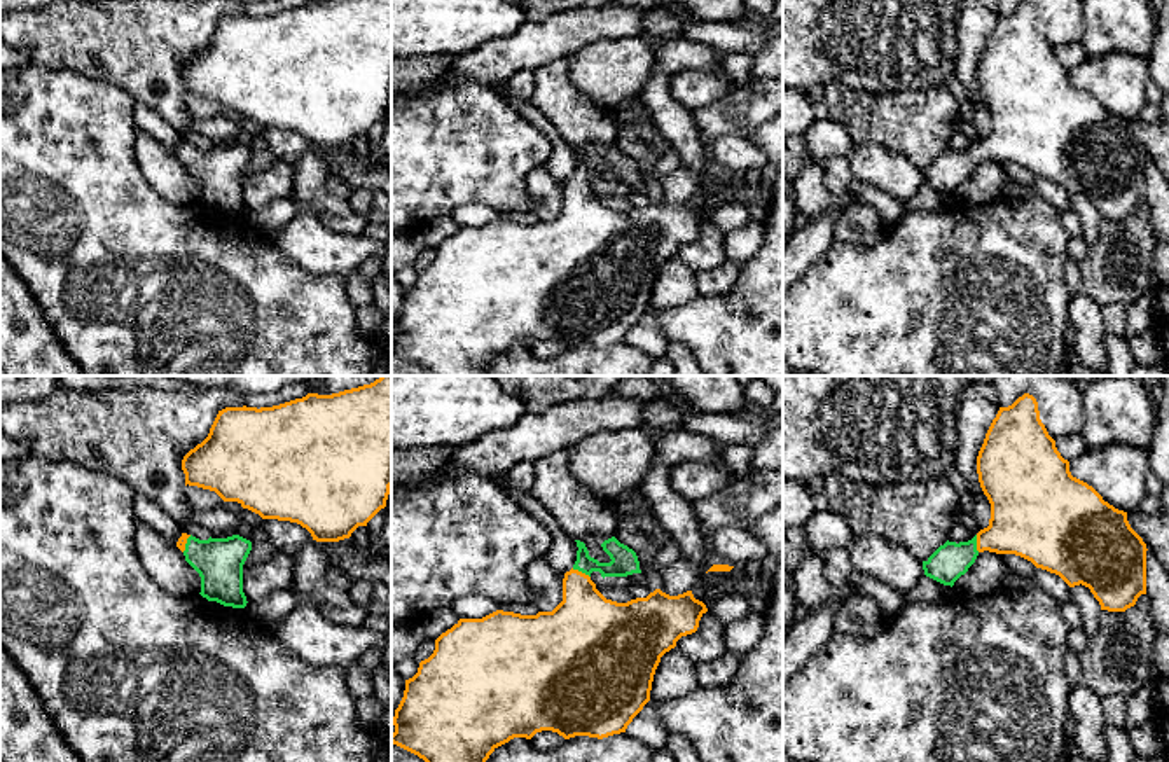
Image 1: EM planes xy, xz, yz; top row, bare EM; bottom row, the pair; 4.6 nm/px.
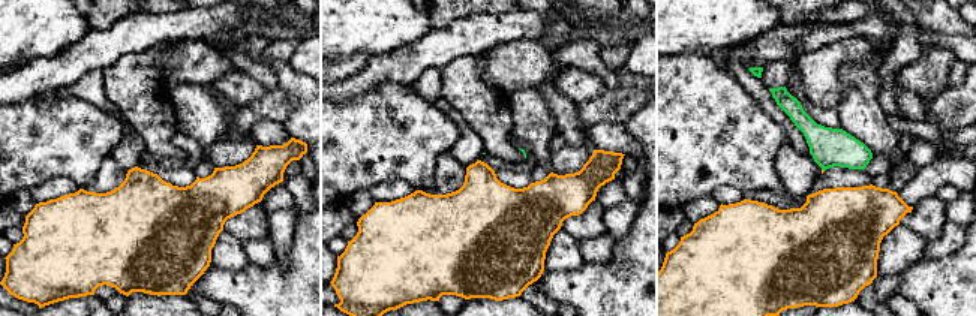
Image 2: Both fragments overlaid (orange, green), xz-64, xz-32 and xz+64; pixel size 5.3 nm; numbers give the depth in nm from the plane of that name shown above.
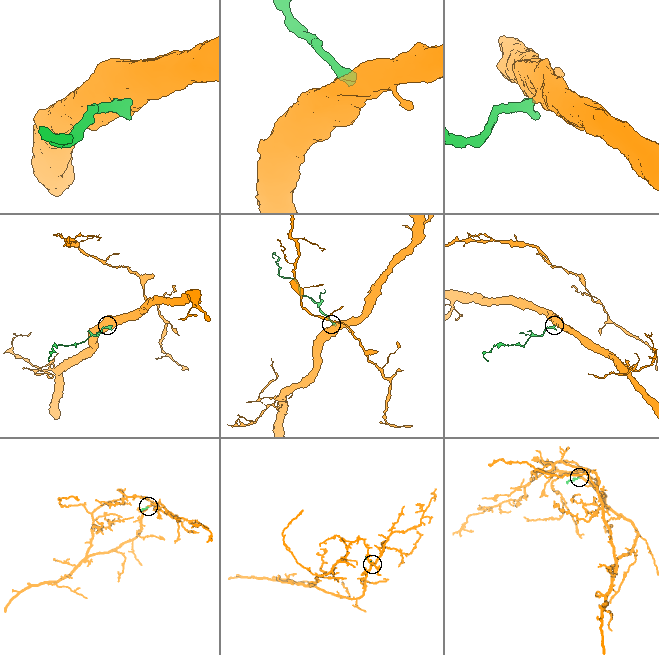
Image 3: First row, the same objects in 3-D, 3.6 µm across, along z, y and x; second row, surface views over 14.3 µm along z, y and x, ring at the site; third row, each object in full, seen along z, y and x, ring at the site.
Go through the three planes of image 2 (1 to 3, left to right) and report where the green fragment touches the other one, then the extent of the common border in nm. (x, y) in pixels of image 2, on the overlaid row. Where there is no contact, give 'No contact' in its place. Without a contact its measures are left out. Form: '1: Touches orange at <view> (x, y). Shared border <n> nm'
1: No contact
2: No contact
3: No contact

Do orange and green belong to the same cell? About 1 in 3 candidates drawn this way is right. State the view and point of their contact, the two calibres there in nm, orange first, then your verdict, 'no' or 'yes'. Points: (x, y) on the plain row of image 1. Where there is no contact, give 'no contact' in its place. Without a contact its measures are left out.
xz (581, 180) | 320/130 nm | yes

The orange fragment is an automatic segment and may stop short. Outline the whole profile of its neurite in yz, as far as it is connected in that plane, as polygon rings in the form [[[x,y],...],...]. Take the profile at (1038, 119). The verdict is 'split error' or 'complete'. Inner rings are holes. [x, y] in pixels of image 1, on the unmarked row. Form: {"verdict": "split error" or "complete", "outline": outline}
{"verdict": "split error", "outline": [[[1024,2],[1012,14],[1000,16],[977,65],[979,91],[991,112],[989,135],[968,150],[945,150],[926,170],[924,184],[944,192],[954,190],[968,180],[984,159],[996,163],[1015,163],[1031,170],[1036,177],[1059,184],[1069,196],[1085,194],[1099,210],[1101,218],[1125,220],[1146,203],[1146,152],[1131,136],[1127,121],[1115,117],[1087,91],[1069,80],[1069,70],[1061,65],[1055,49],[1040,28],[1038,10]]]}

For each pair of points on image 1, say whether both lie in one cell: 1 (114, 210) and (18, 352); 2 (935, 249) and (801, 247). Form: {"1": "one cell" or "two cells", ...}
{"1": "two cells", "2": "two cells"}

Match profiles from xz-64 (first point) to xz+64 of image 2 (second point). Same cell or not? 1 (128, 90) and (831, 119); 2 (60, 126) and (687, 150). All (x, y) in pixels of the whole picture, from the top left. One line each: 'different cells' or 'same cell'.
1: same cell
2: same cell

